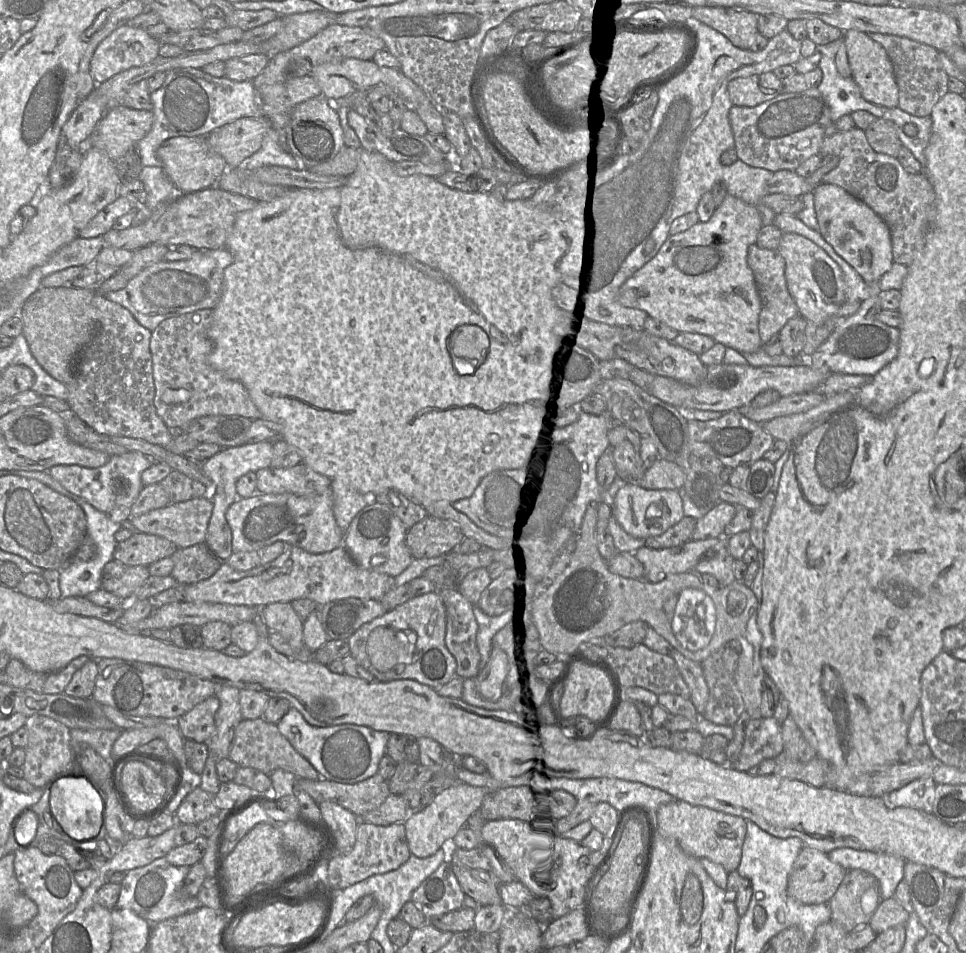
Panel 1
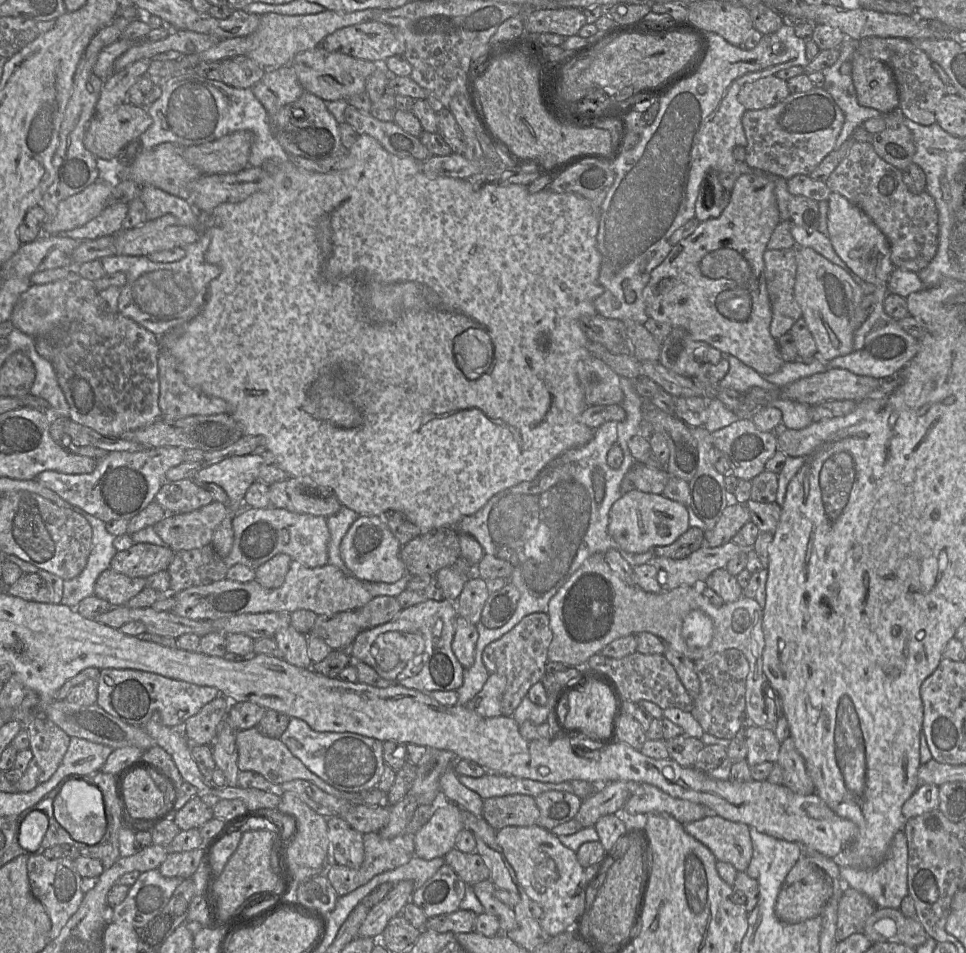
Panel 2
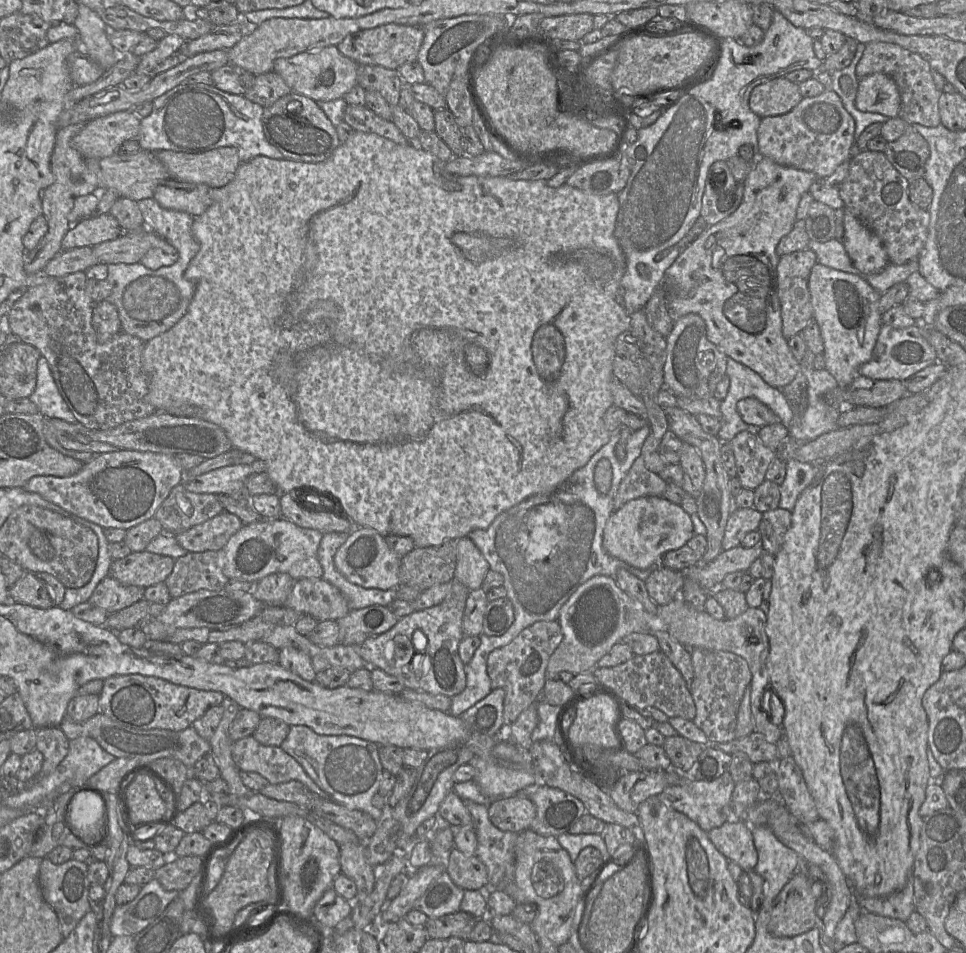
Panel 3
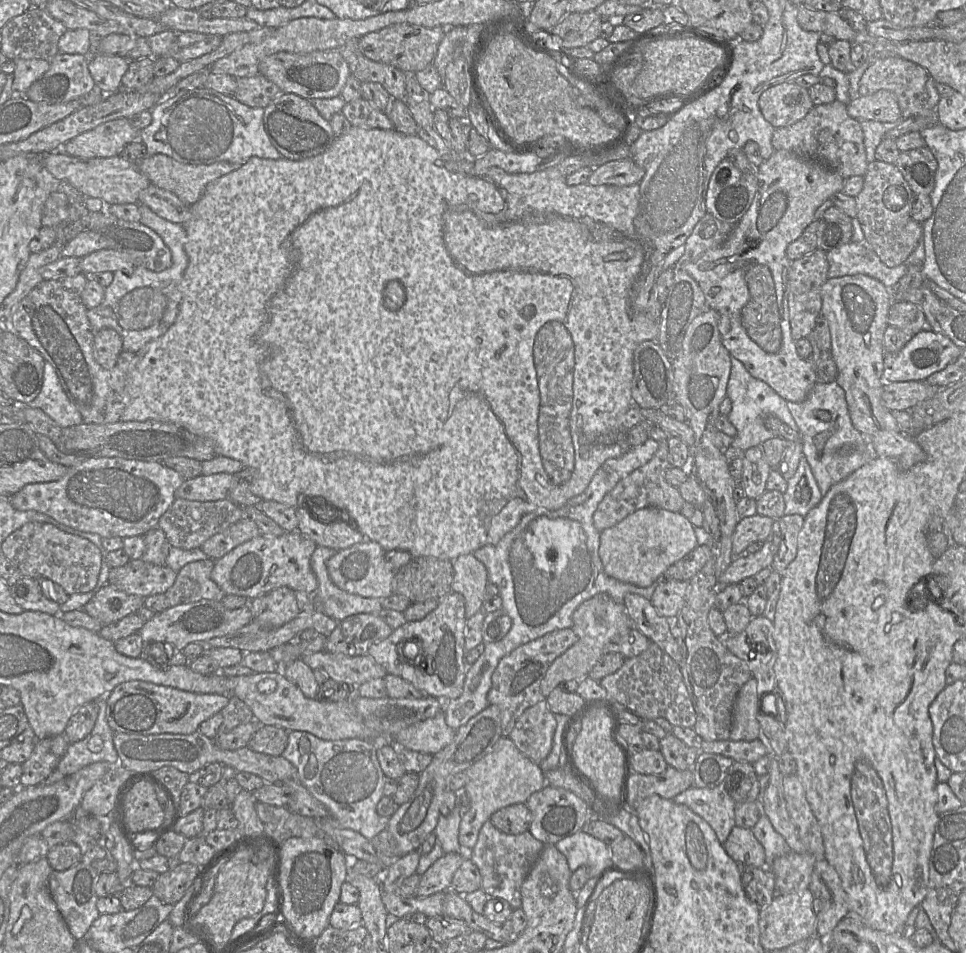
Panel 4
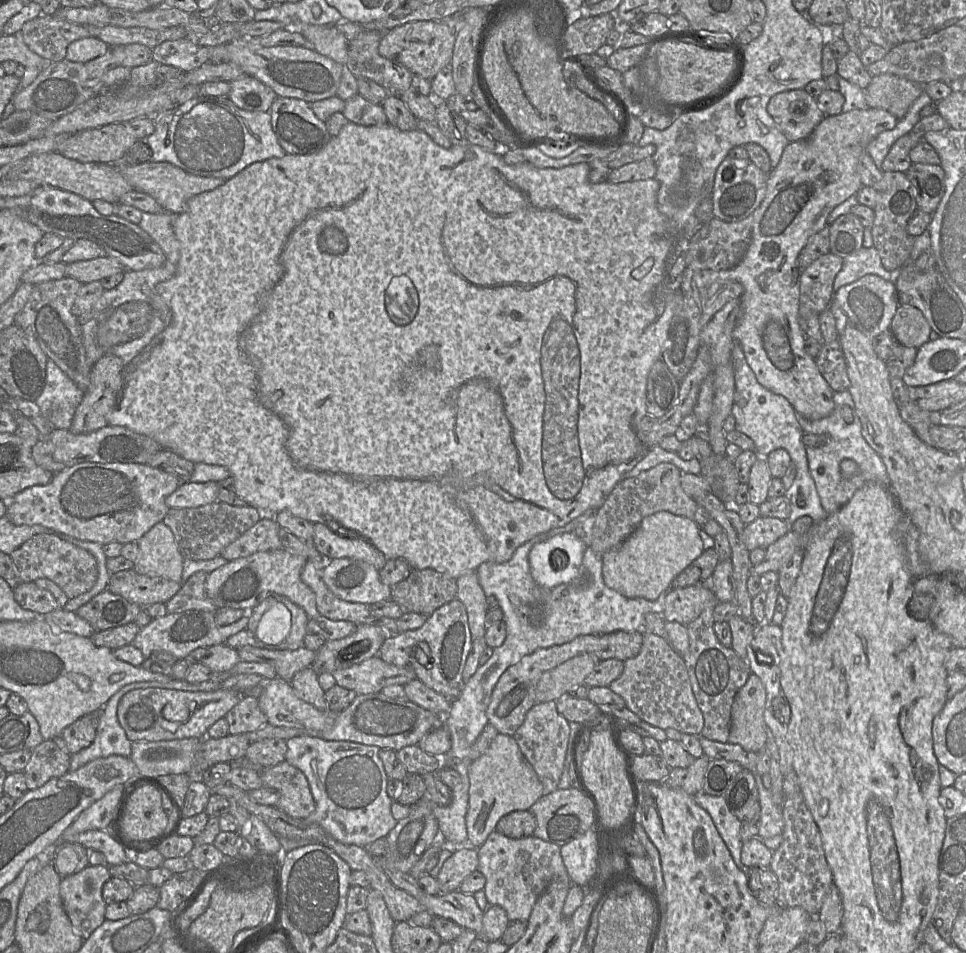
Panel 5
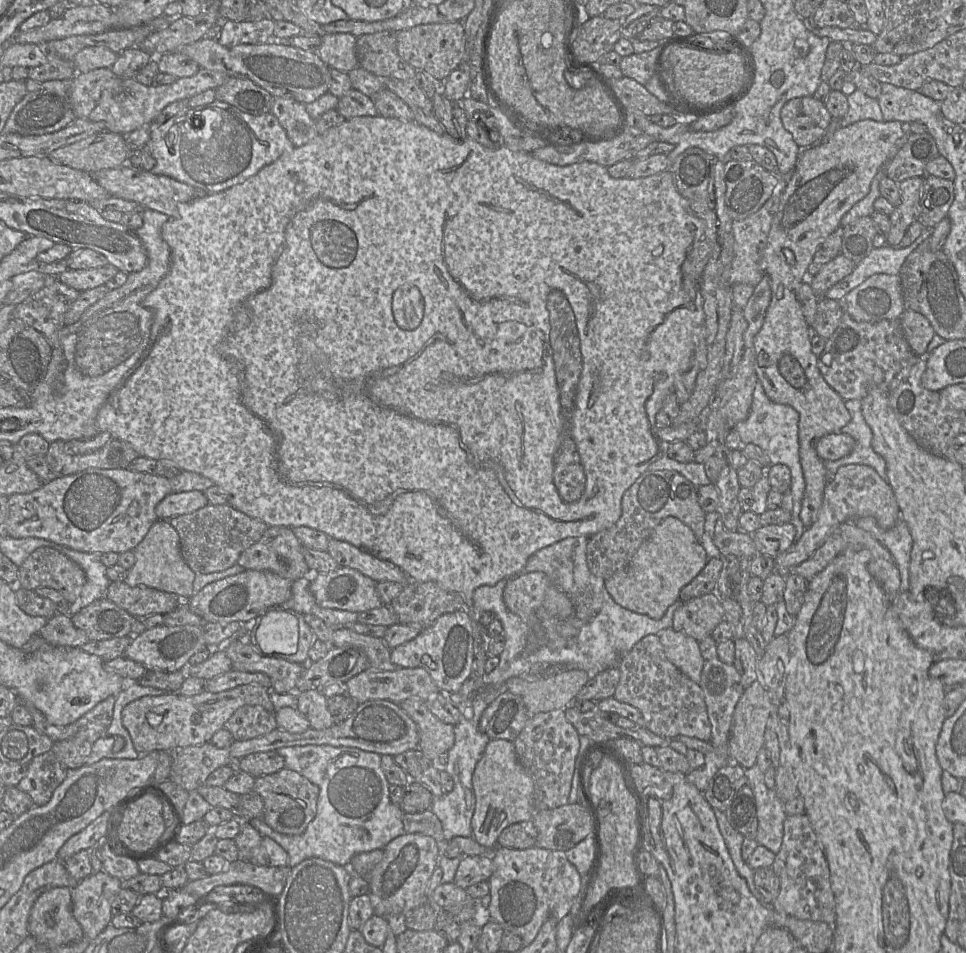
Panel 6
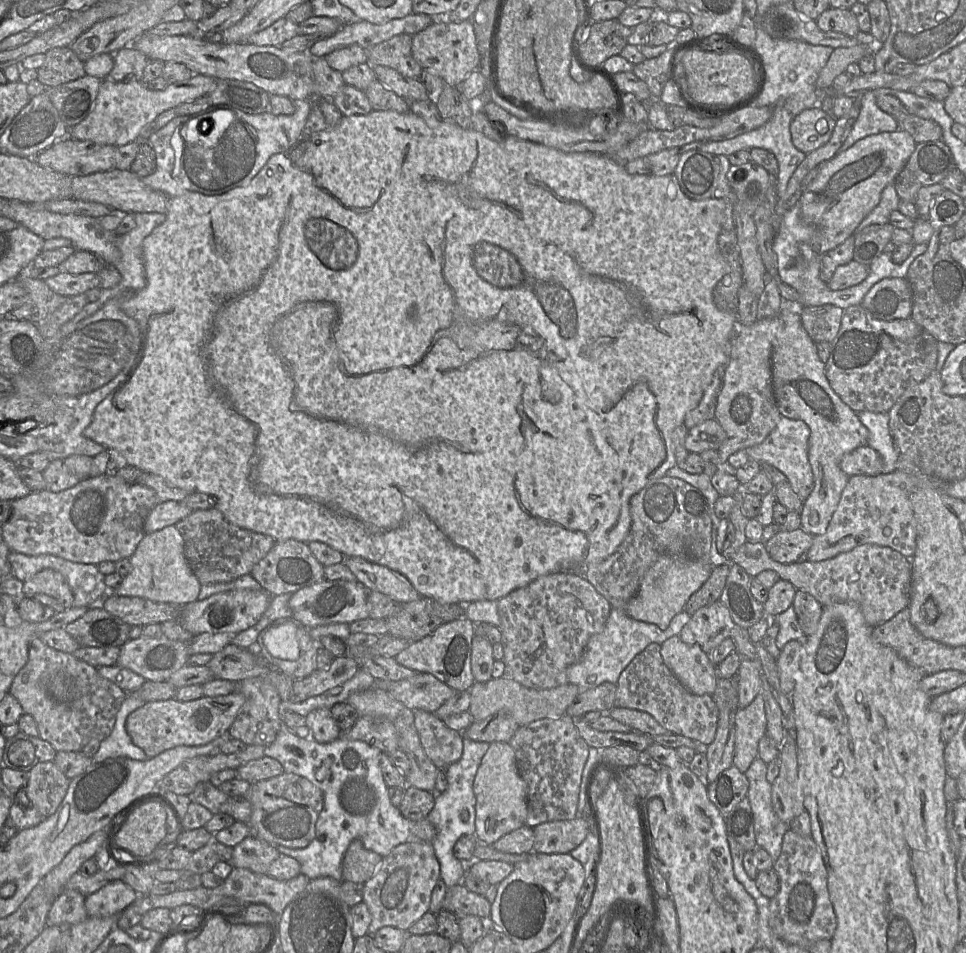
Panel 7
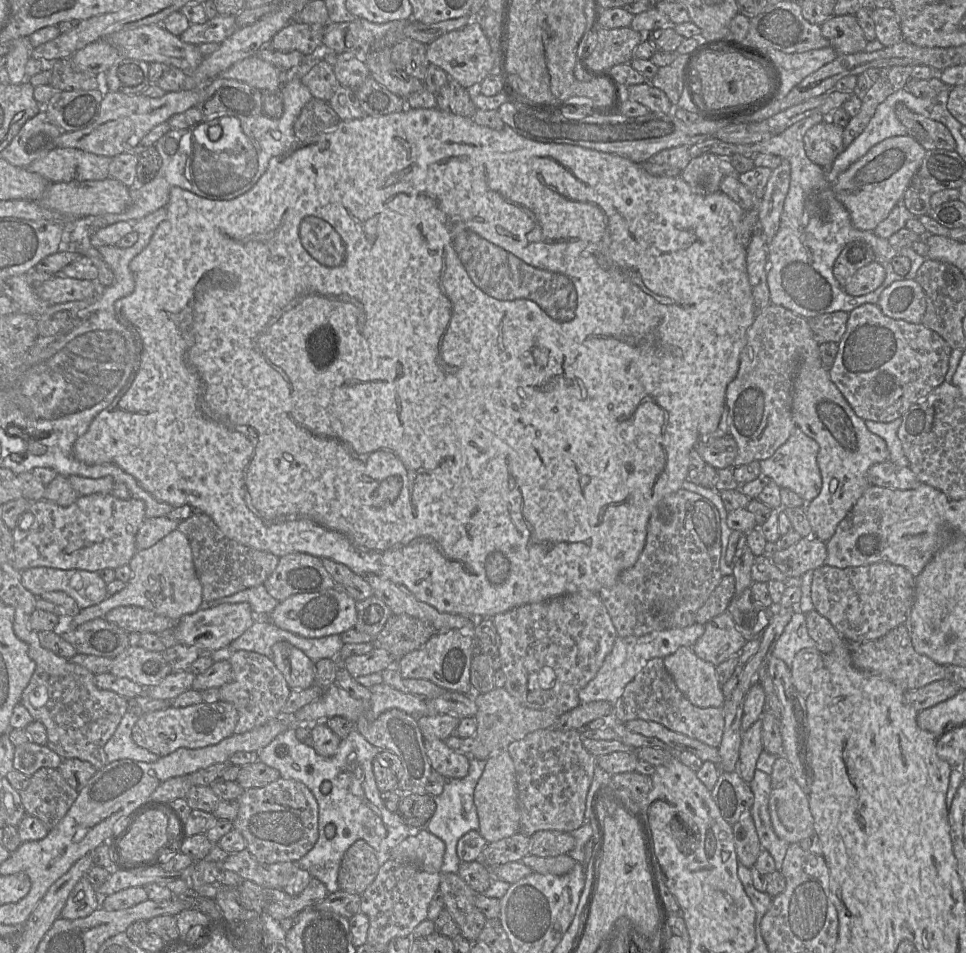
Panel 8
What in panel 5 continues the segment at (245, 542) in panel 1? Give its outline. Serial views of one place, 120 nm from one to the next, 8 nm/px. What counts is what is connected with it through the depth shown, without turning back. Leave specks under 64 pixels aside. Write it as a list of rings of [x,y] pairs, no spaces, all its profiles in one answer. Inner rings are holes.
[[[285,549],[257,552],[247,557],[228,561],[209,573],[205,586],[209,598],[217,608],[235,608],[251,611],[269,596],[285,596],[301,607],[309,618],[319,616],[314,591],[301,579],[307,559]]]

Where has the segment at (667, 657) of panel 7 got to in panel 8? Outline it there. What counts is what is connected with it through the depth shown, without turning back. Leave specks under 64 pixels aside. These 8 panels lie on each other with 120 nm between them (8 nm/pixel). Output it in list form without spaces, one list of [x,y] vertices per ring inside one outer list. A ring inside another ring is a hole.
[[[685,646],[667,655],[663,661],[677,688],[694,706],[723,706],[726,697],[716,674],[716,666],[712,663],[702,660]]]

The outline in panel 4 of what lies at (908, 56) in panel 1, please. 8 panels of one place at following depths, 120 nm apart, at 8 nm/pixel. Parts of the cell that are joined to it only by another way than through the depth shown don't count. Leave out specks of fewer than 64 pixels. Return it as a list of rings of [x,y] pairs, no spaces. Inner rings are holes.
[[[888,56],[877,59],[867,68],[859,82],[858,93],[860,97],[863,97],[879,90],[888,90],[895,95],[903,119],[931,119],[933,125],[935,125],[939,124],[937,122],[936,110],[929,110],[926,107],[925,85],[928,78],[927,71],[920,65],[899,56]]]

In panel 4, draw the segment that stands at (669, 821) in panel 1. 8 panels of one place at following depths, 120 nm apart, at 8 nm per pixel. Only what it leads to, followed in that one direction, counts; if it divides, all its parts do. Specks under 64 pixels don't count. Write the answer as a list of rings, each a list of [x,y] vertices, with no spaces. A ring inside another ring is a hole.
[[[734,826],[723,848],[736,863],[748,867],[766,867],[764,848],[749,828]]]

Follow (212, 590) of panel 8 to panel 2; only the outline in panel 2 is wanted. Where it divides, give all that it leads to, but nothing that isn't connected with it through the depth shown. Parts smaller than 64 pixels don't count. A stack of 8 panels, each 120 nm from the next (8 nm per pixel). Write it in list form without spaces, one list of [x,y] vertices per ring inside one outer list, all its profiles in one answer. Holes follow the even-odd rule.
[[[194,479],[166,482],[155,501],[167,514],[183,514],[197,510],[214,501],[213,496]]]

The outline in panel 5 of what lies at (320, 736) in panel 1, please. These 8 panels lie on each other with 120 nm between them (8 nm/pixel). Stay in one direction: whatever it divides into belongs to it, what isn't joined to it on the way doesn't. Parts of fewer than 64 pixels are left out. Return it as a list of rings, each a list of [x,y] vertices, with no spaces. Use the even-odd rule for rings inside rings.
[[[306,735],[287,740],[286,762],[304,773],[315,801],[314,812],[306,817],[304,822],[318,824],[344,844],[364,848],[381,837],[387,837],[397,824],[397,820],[391,813],[393,800],[387,794],[388,777],[379,751],[378,747],[372,745],[350,741],[327,741]]]

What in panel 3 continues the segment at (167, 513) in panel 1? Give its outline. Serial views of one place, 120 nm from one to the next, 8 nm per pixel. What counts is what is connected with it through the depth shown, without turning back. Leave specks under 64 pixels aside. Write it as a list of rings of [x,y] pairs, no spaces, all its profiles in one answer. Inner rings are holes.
[[[223,511],[209,520],[177,534],[175,538],[179,545],[188,552],[220,551],[243,525],[235,514]]]

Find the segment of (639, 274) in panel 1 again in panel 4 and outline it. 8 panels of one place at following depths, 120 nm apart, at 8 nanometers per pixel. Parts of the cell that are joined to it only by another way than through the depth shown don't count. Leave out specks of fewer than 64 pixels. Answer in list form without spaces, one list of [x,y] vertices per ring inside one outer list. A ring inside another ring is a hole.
[[[775,150],[755,168],[755,175],[757,192],[745,215],[722,245],[686,265],[686,271],[700,285],[709,308],[720,314],[719,331],[730,354],[741,361],[752,376],[767,383],[786,401],[803,402],[819,380],[816,367],[799,356],[792,336],[788,310],[788,274],[792,261],[787,258],[786,249],[812,223],[816,210],[841,192],[845,179],[818,161],[786,150]]]

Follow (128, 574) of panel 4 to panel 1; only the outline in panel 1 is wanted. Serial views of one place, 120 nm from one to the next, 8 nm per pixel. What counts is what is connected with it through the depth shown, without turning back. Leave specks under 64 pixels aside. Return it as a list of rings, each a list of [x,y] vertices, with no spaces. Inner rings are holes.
[[[136,531],[129,539],[117,543],[114,559],[130,566],[146,566],[174,555],[178,548],[169,540]]]

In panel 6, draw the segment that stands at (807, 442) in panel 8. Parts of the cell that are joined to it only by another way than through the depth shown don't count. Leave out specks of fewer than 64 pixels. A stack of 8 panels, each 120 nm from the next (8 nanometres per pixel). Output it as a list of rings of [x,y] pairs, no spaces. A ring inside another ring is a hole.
[[[760,380],[757,381],[753,393],[753,402],[746,420],[737,423],[736,430],[744,444],[759,446],[769,457],[770,464],[784,464],[791,472],[791,491],[793,497],[793,511],[791,524],[795,527],[797,539],[805,531],[800,519],[802,500],[806,489],[806,482],[800,460],[799,443],[799,413],[791,406],[773,402],[766,394]]]

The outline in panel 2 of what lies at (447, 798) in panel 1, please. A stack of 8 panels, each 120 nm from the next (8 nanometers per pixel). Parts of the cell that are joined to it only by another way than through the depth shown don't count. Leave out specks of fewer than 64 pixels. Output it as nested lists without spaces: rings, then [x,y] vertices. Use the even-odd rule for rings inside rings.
[[[442,801],[430,820],[413,835],[415,856],[424,860],[445,857],[463,829],[461,808]]]

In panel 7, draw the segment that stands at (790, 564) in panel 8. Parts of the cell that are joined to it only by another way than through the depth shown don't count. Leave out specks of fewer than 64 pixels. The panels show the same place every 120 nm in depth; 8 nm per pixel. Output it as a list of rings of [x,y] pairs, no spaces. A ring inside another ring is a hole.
[[[802,528],[793,531],[780,531],[764,546],[774,561],[791,564],[805,560],[804,557],[813,544],[813,538]]]

